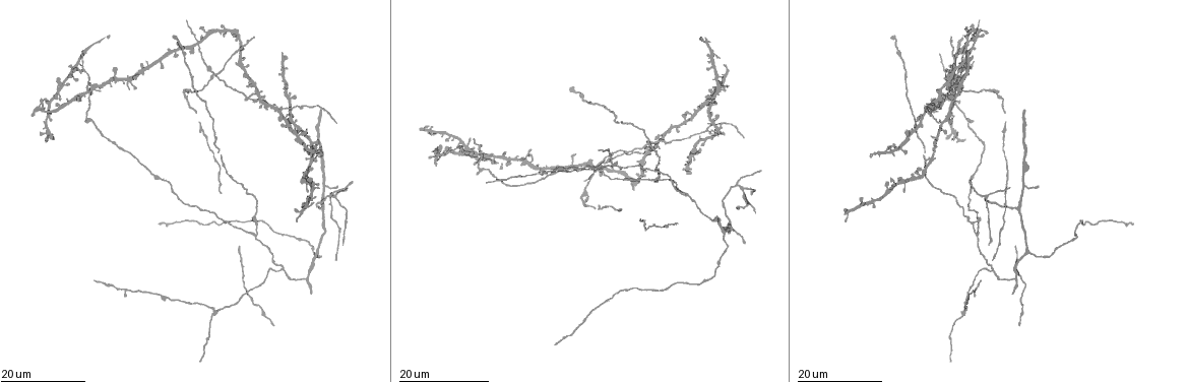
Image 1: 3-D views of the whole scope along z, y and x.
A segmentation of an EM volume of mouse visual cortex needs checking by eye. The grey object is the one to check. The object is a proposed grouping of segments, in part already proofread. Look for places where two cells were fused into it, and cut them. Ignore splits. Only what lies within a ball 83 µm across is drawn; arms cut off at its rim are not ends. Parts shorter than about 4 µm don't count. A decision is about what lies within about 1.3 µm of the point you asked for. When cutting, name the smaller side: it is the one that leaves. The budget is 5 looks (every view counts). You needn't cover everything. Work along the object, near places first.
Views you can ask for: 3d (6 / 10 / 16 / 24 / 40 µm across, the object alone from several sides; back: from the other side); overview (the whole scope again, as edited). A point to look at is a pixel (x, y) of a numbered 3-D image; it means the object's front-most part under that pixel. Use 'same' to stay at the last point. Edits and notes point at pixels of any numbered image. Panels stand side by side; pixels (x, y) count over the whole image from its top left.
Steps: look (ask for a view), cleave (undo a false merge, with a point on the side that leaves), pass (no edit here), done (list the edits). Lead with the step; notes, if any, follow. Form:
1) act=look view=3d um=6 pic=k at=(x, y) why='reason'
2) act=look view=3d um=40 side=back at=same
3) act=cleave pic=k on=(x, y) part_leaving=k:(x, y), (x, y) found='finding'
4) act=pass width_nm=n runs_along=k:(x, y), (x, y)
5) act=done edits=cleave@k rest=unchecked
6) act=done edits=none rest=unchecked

act=look view=3d um=16 pic=1 at=(216, 73) why='side arm on a straight run'

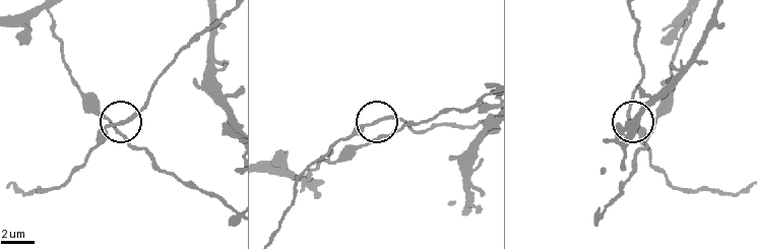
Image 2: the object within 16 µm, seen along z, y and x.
act=look view=3d um=10 pic=2 at=(123, 120)

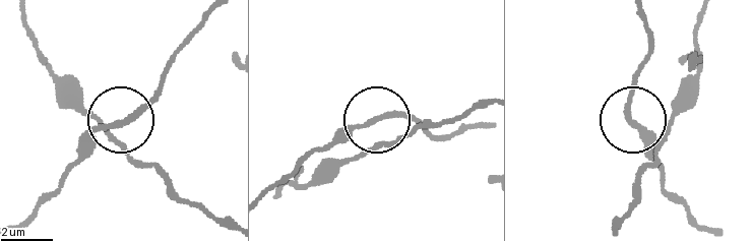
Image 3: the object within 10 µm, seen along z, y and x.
act=pass side_arm_um=14 runs_along=3:(21, 11), (48, 70), (113, 135), (164, 78) found='one cell here'

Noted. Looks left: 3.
act=look view=3d um=24 pic=1 at=(657, 177) why='three arms meet'

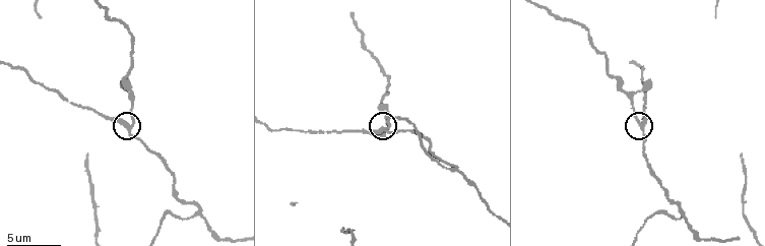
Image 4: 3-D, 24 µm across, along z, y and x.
act=look view=3d um=10 pic=4 at=(386, 130) why='zoom in'

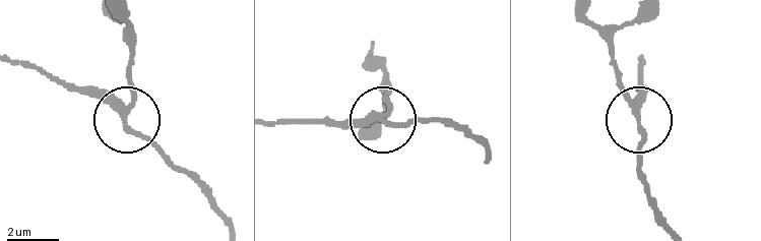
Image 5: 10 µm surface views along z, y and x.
act=pass runs_along=5:(19, 59), (91, 87), (122, 114), (131, 67) found='one cell here'

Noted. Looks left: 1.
act=done edits=none rest=unchecked

